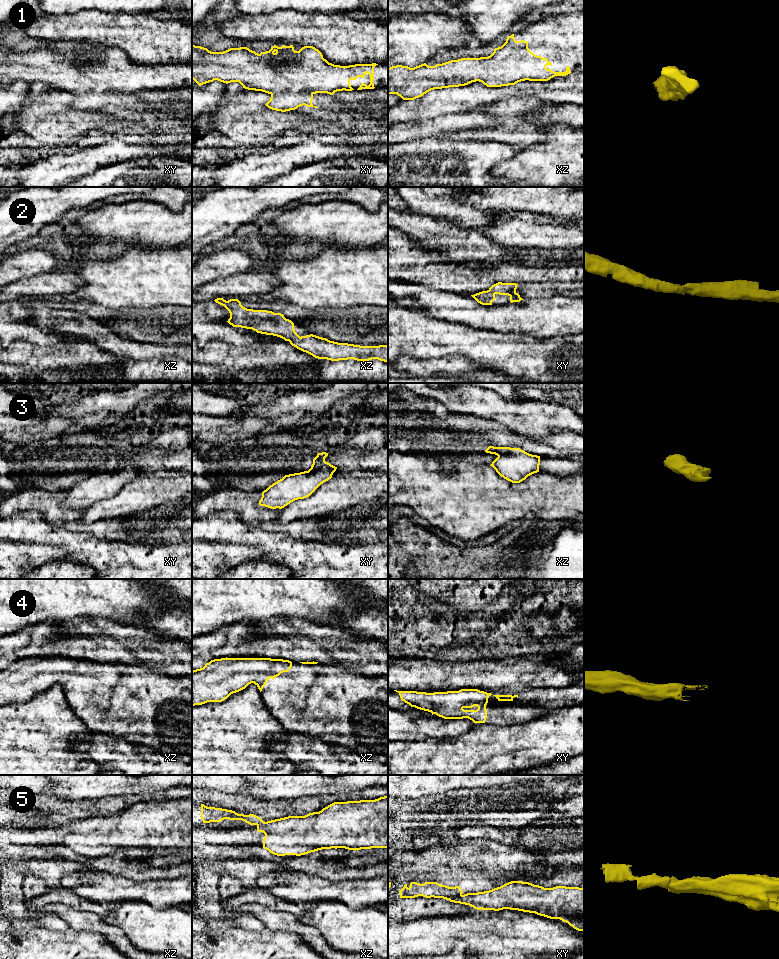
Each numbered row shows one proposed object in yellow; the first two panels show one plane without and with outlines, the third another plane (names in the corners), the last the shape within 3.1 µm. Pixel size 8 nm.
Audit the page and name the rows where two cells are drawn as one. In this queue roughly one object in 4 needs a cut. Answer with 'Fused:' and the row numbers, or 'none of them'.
Fused: 5

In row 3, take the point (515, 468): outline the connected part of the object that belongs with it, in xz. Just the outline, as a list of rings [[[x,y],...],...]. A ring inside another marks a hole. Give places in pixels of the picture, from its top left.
[[[489,446],[485,452],[498,456],[490,466],[512,483],[520,483],[539,472],[540,456],[529,454],[520,448]]]

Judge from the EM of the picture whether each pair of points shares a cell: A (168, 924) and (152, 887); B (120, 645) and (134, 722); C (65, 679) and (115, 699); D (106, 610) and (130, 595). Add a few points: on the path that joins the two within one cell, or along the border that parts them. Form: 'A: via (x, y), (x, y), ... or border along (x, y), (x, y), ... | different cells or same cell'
A: border along (139, 900), (150, 903), (158, 908), (177, 906) | different cells
B: border along (122, 662), (146, 668) | different cells
C: via (77, 679), (81, 679), (92, 689), (103, 695) | same cell
D: via (112, 604), (121, 595), (124, 595) | same cell

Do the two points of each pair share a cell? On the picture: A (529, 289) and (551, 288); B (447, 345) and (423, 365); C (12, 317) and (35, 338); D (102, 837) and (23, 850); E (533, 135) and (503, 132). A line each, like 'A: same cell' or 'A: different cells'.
A: same cell
B: different cells
C: same cell
D: same cell
E: same cell

